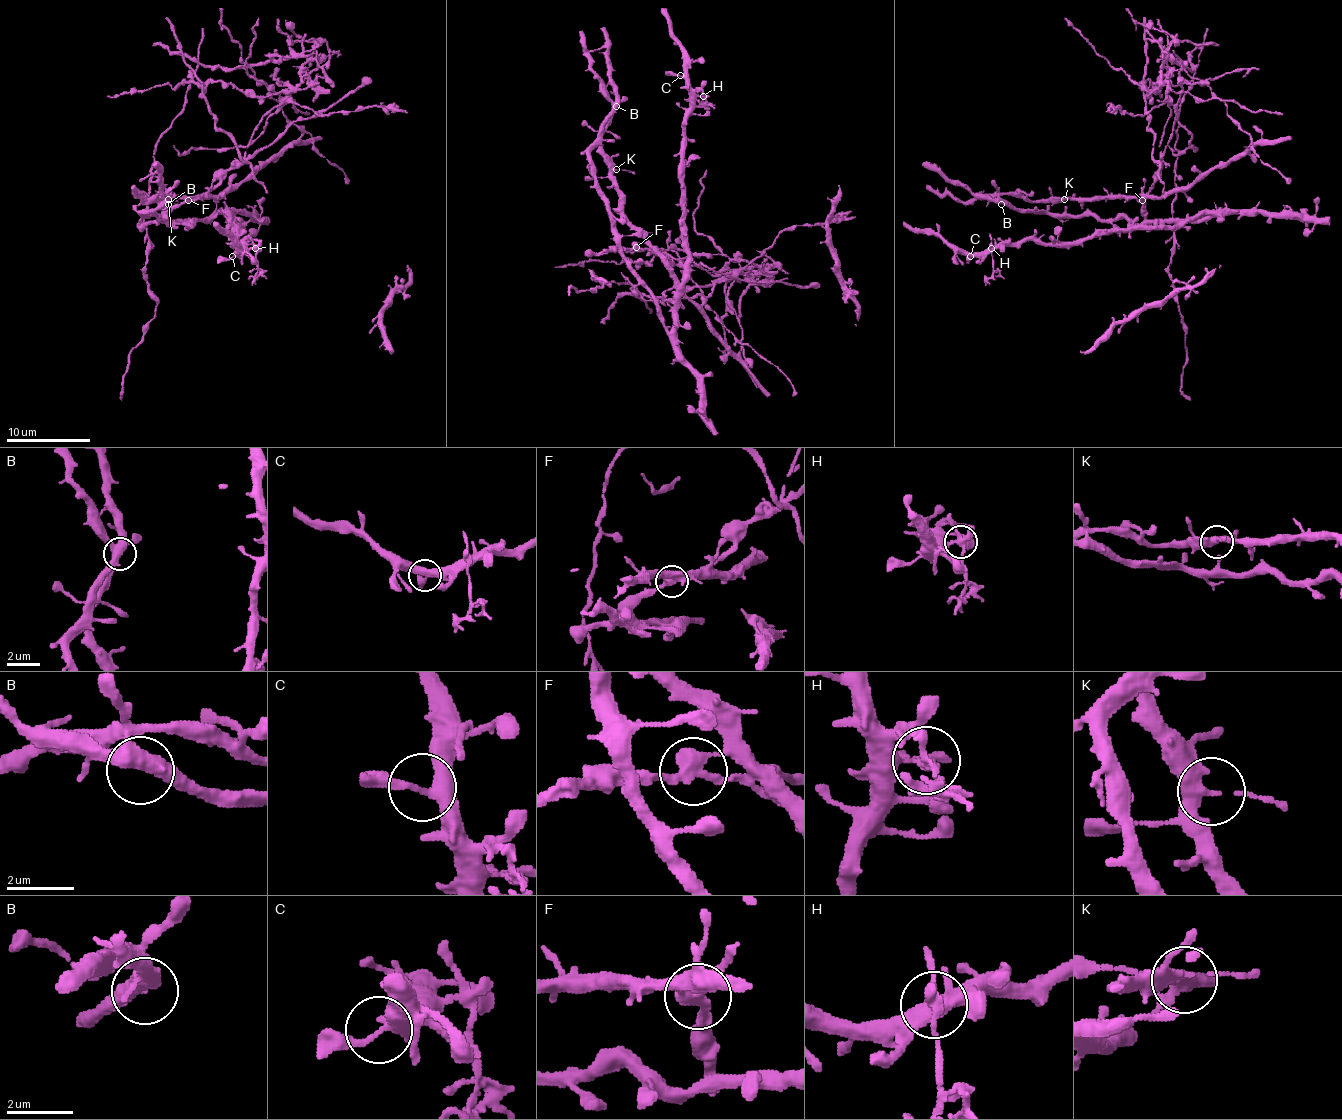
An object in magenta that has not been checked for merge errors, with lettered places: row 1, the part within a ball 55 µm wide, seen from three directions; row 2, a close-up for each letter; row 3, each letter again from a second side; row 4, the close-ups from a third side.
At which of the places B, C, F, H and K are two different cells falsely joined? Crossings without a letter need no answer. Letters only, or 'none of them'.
F, H

